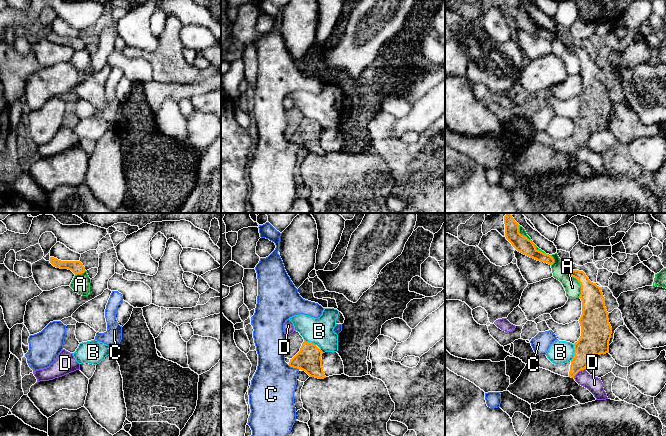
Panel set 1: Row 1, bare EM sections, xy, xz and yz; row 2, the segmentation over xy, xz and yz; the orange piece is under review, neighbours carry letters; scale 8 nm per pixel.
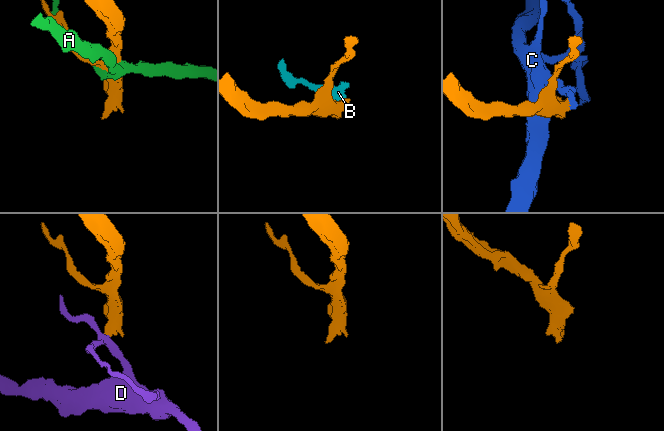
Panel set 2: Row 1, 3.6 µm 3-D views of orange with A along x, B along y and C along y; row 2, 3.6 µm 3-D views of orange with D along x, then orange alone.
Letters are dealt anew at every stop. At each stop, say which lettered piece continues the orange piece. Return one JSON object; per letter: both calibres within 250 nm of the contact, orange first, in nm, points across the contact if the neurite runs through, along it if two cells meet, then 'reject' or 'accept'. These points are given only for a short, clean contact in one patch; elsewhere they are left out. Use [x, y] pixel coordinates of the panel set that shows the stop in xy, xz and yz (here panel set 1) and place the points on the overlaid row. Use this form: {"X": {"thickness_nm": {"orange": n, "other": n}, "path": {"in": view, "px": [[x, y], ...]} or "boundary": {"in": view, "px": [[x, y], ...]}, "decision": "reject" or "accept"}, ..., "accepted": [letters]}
{"A": {"thickness_nm": {"orange": 200, "other": 130}, "decision": "reject"}, "B": {"thickness_nm": {"orange": 240, "other": 190}, "boundary": {"in": "yz", "px": [[574, 344], [574, 356], [571, 361]]}, "decision": "reject"}, "C": {"thickness_nm": {"orange": 200, "other": 360}, "decision": "reject"}, "D": {"thickness_nm": {"orange": 220, "other": 130}, "boundary": {"in": "yz", "px": [[585, 368], [581, 369], [573, 377]]}, "decision": "reject"}, "accepted": []}

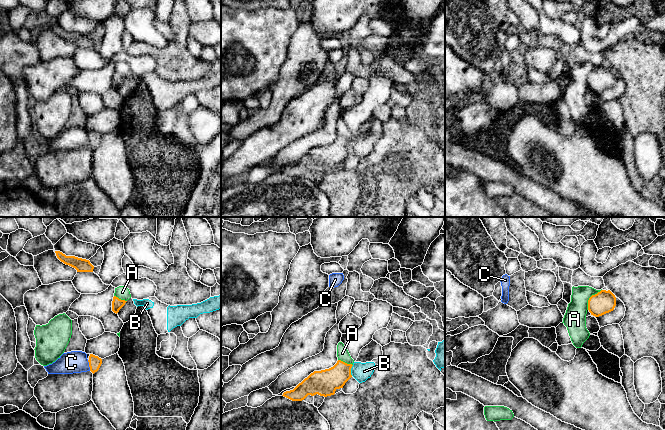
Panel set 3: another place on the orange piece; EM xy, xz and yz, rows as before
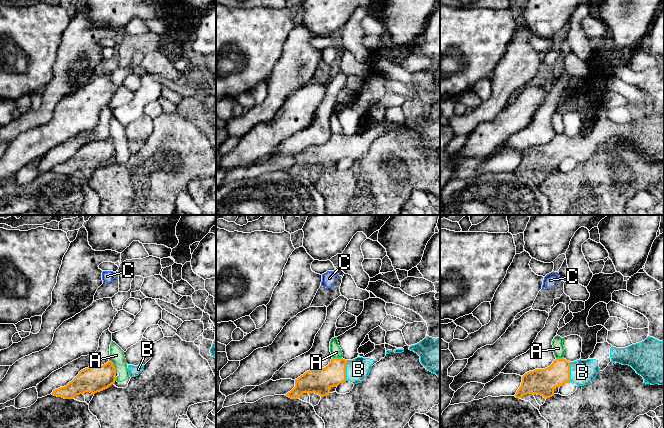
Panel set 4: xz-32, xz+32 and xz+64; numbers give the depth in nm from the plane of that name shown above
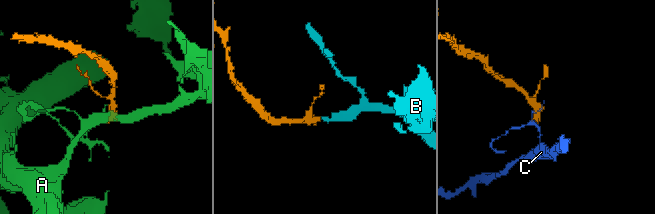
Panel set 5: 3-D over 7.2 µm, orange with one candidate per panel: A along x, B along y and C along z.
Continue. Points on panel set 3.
{"A": {"thickness_nm": {"orange": 180, "other": 180}, "decision": "reject"}, "B": {"thickness_nm": {"orange": 200, "other": 150}, "decision": "accept"}, "C": {"thickness_nm": {"orange": 100, "other": 180}, "boundary": {"in": "xy", "px": [[87, 360], [90, 370]]}, "decision": "reject"}, "accepted": ["B"]}

